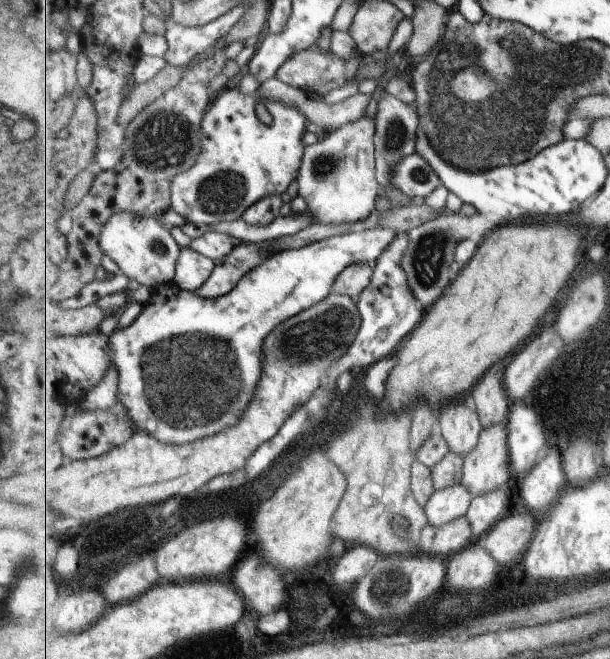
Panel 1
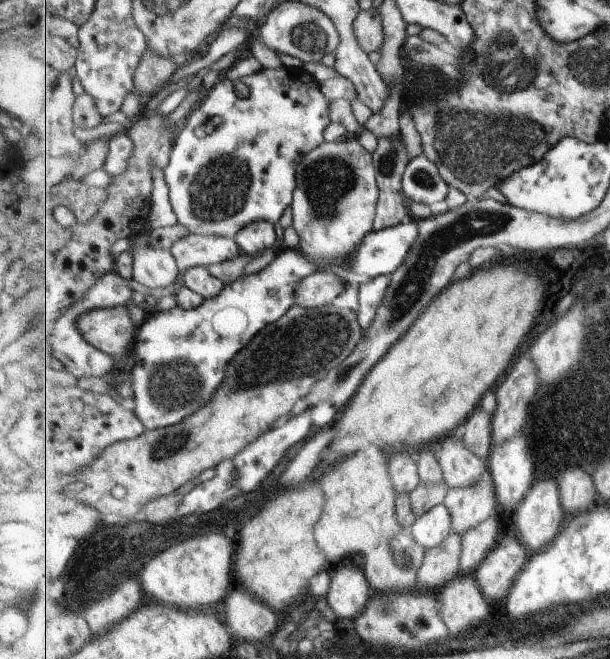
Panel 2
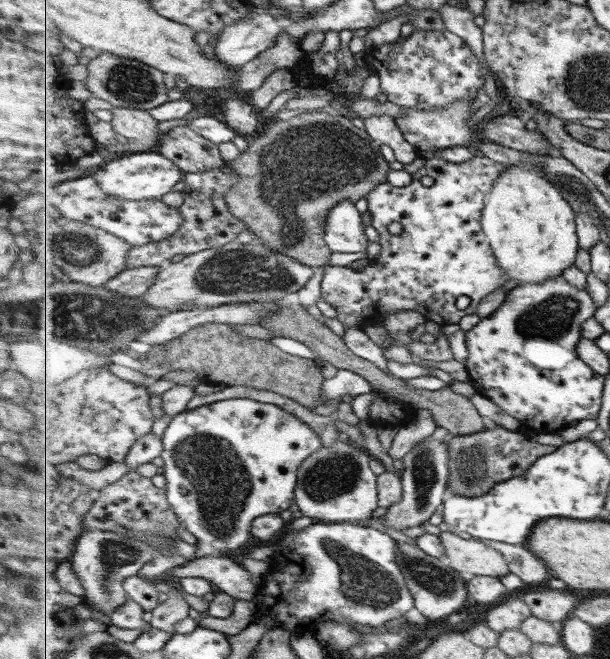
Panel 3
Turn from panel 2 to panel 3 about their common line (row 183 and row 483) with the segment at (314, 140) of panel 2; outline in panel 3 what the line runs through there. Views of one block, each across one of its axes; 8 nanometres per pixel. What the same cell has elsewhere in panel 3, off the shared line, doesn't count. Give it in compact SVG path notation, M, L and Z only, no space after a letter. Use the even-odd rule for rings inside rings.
M250 398L221 400L173 417L162 436L168 500L183 525L197 539L197 557L213 552L224 554L241 548L252 533L259 516L281 514L296 503L298 475L313 452L321 451L323 440L311 425L295 414Z

